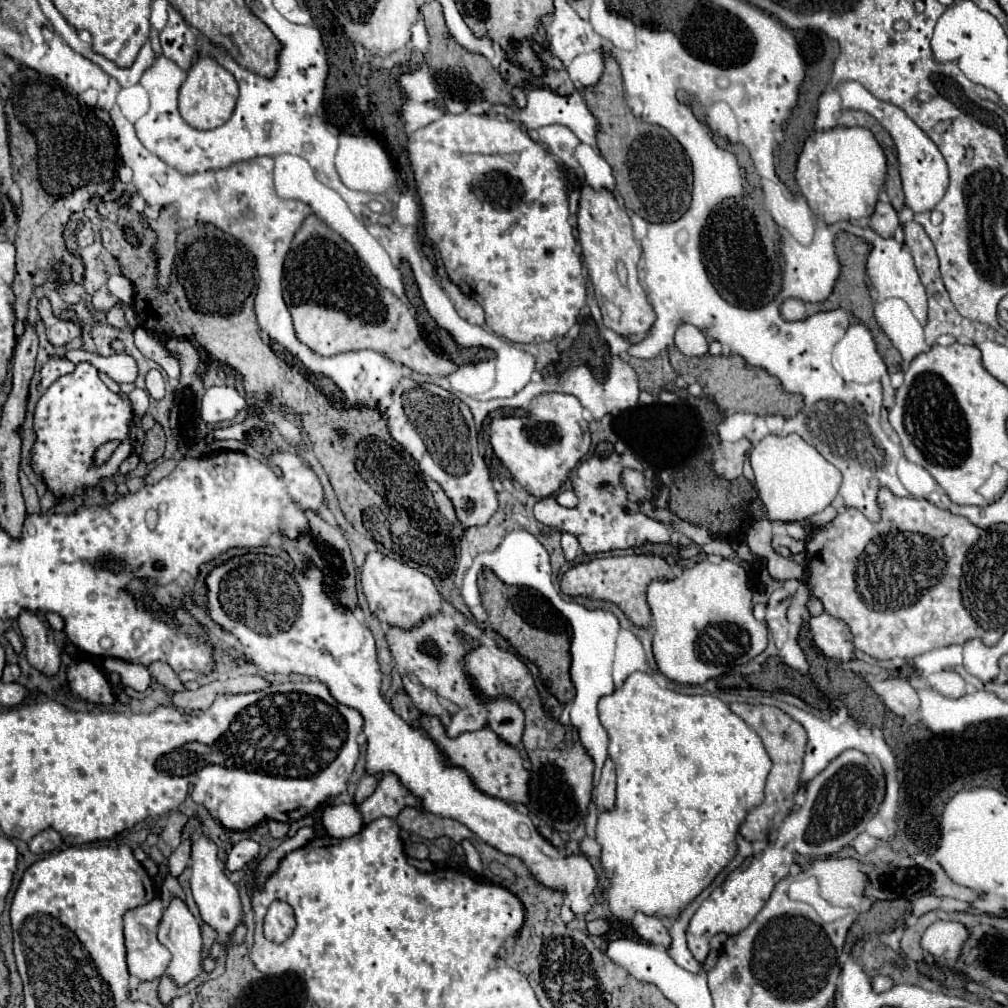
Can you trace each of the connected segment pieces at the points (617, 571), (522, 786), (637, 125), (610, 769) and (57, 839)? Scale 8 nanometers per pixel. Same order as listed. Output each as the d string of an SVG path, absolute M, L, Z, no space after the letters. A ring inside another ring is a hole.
M656 555L596 557L588 563L580 563L580 565L572 567L570 571L566 571L560 581L560 589L564 595L570 595L570 597L582 595L582 597L614 603L624 611L624 615L630 619L632 625L646 629L652 623L652 615L650 615L650 609L646 603L646 587L656 579L662 579L662 581L674 579L672 567Z
M426 715L422 717L422 727L430 735L430 739L438 743L438 747L442 747L446 755L450 755L450 763L458 763L458 767L466 767L466 771L474 775L474 783L478 783L482 791L486 791L488 795L498 795L498 799L506 799L508 803L526 803L526 783L530 779L530 773L524 767L524 757L512 745L502 743L502 739L498 739L498 735L494 735L492 731L466 733L462 735L462 739L442 739L442 727L438 727L438 723L434 723L434 719Z
M604 57L604 73L594 89L586 89L588 109L598 119L598 149L610 163L616 179L616 189L624 199L626 209L632 209L648 223L670 223L680 219L692 201L692 167L682 145L658 125L644 123L634 117L624 101L622 73L612 57ZM618 151L618 171L616 171Z
M608 757L606 763L604 763L604 769L602 769L602 777L600 777L598 789L596 789L596 803L598 803L598 809L600 809L600 811L614 807L614 791L616 791L614 763L612 763L612 759Z
M46 829L46 831L38 833L28 845L30 845L32 853L48 853L48 851L62 847L62 837L54 829Z

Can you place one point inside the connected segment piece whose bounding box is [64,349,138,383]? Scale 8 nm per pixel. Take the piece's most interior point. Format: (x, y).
(121, 368)

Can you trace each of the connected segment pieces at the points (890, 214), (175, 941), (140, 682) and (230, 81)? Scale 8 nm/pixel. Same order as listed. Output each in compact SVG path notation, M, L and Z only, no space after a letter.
M878 203L876 205L876 211L874 215L870 217L870 227L884 239L892 237L894 231L900 227L900 221L898 221L898 213L894 211L894 207L890 203Z
M172 899L170 905L166 907L164 917L162 917L162 923L158 927L158 941L172 953L172 961L168 965L166 975L176 985L186 985L186 983L190 983L194 977L198 977L202 973L202 967L200 967L200 951L202 951L200 925L194 919L194 915L188 911L188 907L184 905L184 901Z
M104 659L104 669L110 673L118 673L122 683L132 685L134 689L146 689L150 685L150 673L144 665L126 663L122 659Z
M198 57L188 75L186 81L180 87L180 97L178 97L178 105L180 105L180 115L184 117L184 121L188 125L192 125L194 129L216 129L220 125L224 125L234 107L236 107L236 99L238 99L238 83L234 79L234 75L230 71L226 71L222 65L218 65L214 59L210 57Z

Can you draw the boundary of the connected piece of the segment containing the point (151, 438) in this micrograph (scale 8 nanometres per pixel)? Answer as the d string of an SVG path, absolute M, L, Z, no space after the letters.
M154 423L154 427L146 433L146 439L144 439L140 457L146 463L152 463L152 461L160 459L162 453L164 453L164 429L162 429L160 423Z

